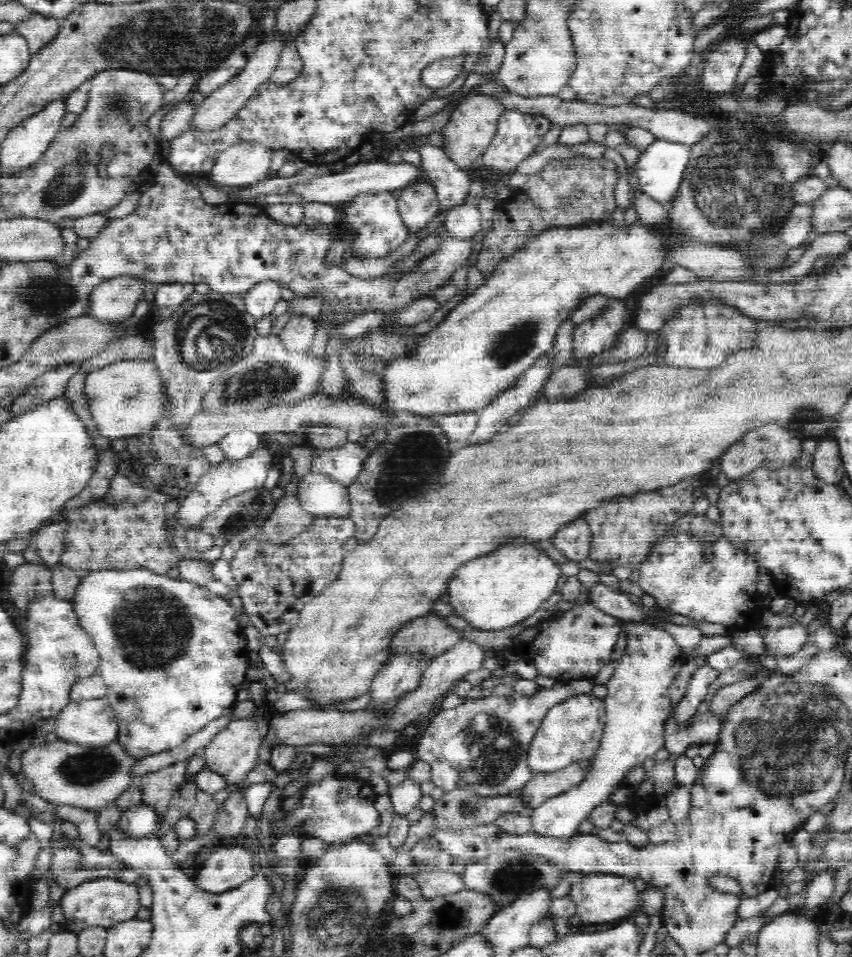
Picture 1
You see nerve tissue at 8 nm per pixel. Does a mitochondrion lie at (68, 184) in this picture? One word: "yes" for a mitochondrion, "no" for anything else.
yes

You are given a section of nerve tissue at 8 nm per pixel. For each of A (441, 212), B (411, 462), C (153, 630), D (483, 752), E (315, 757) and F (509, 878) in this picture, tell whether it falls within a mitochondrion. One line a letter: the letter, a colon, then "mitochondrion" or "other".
A: other
B: mitochondrion
C: mitochondrion
D: mitochondrion
E: other
F: mitochondrion

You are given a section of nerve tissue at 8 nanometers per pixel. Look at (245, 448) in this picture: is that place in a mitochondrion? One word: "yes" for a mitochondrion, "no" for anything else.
no

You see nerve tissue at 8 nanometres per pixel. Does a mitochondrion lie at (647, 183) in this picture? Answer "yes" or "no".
no

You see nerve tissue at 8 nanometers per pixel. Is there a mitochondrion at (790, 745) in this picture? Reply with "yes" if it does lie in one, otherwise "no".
yes

